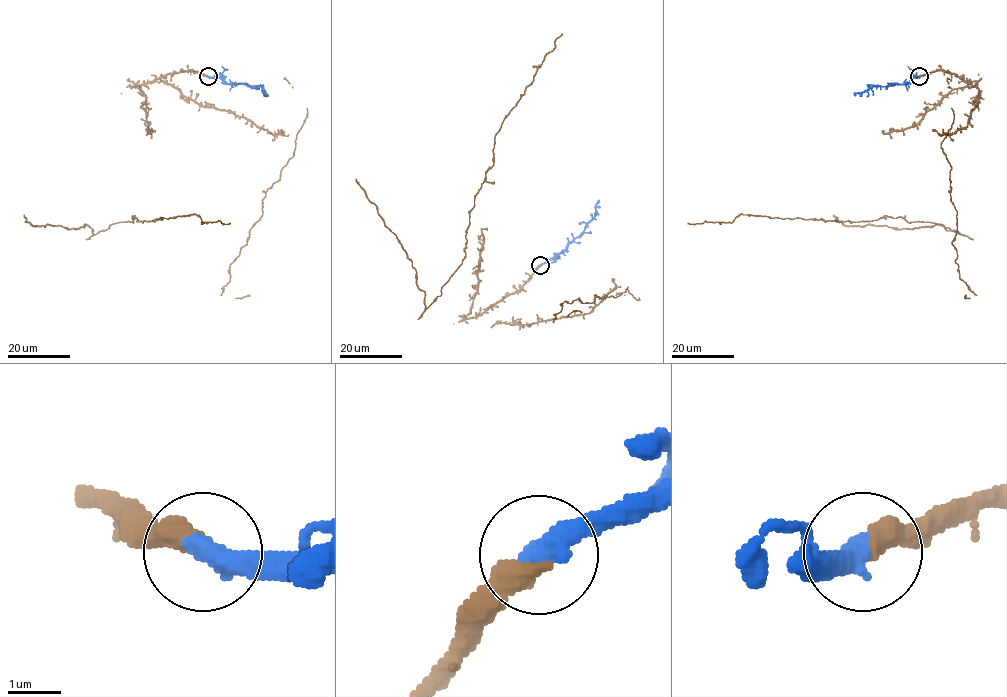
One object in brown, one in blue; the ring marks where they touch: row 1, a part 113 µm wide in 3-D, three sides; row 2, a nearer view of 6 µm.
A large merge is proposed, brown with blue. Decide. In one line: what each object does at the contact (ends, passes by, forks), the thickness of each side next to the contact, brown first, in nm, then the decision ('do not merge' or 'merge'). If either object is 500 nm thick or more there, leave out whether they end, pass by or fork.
brown ends; blue ends; calibres 440 and 480 nm; merge

